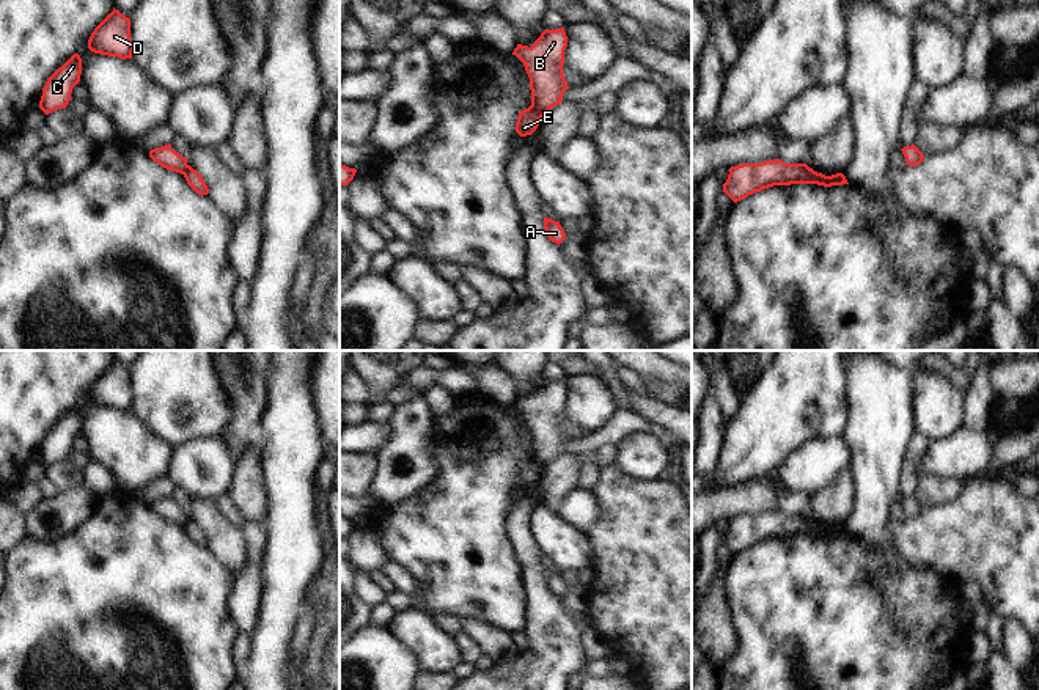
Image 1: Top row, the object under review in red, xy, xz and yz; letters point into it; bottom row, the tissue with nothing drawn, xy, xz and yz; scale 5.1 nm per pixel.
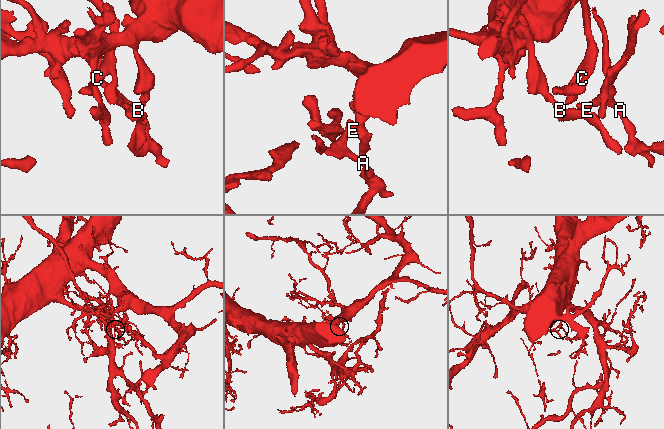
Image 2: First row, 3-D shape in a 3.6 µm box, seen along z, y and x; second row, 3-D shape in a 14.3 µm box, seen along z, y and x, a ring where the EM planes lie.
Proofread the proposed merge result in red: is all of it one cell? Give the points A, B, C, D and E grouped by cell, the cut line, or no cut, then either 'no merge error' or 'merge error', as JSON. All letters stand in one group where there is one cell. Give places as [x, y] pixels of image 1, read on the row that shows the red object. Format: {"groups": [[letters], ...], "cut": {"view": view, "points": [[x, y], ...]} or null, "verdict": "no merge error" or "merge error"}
{"groups": [["A", "E"], ["B", "C", "D"]], "cut": {"view": "xz", "points": [[530, 106], [539, 118]]}, "verdict": "merge error"}

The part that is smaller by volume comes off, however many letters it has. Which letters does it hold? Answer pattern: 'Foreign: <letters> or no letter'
Foreign: A, E

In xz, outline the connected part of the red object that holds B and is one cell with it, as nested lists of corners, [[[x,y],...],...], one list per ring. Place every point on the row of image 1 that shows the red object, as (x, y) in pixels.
[[[564,28],[544,30],[531,47],[517,44],[516,55],[530,77],[531,107],[542,118],[552,107],[563,102],[563,93],[569,90],[563,75],[567,36]]]

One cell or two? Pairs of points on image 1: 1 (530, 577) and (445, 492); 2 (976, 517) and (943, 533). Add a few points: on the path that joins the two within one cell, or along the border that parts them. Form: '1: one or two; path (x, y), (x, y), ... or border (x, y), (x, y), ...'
1: two; border (505, 532), (522, 577), (527, 602)
2: one; path (969, 525), (961, 533), (951, 533)

